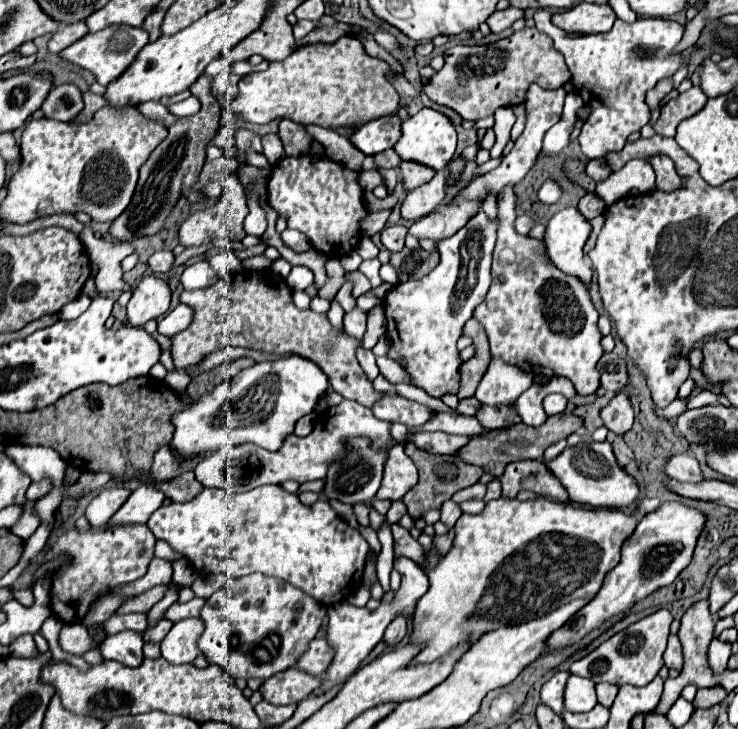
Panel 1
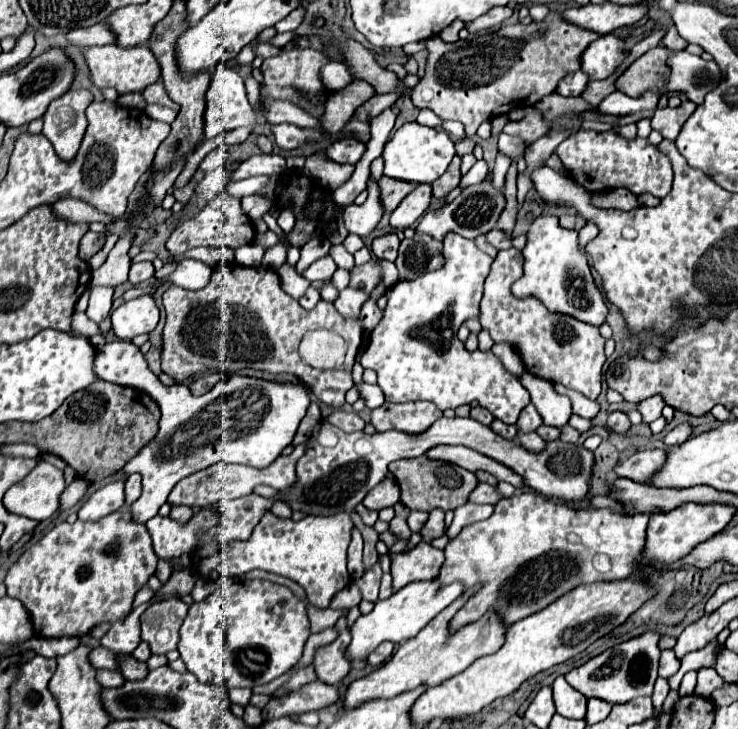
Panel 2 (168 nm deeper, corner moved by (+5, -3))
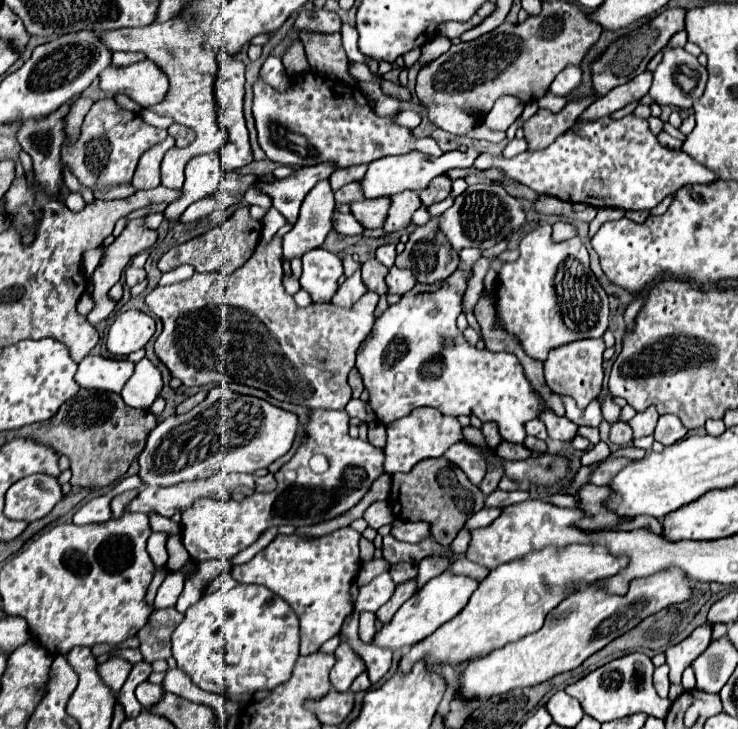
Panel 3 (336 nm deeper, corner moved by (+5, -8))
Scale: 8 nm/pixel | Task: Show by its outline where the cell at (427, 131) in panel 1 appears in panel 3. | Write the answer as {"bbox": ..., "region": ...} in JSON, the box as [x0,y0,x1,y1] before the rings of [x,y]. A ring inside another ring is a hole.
{"bbox":[362,148,478,198],"region":[[[468,148],[468,152],[450,150],[450,152],[444,152],[438,158],[428,158],[428,156],[424,156],[422,152],[416,152],[416,150],[412,150],[412,152],[404,154],[404,156],[384,156],[380,160],[374,160],[372,164],[368,164],[368,172],[366,172],[364,180],[362,180],[364,196],[366,198],[394,196],[394,194],[404,192],[404,190],[416,190],[416,192],[420,192],[420,190],[428,188],[428,184],[436,176],[440,176],[440,174],[452,170],[452,168],[470,168],[476,156],[478,156],[478,152],[472,150],[472,148]]]}

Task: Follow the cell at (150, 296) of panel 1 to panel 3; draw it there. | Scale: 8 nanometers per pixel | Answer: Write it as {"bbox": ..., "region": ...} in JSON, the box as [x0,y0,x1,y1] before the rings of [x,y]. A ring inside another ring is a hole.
{"bbox":[106,310,156,356],"region":[[[126,310],[116,316],[114,324],[110,326],[106,346],[116,356],[128,356],[134,350],[146,346],[156,330],[154,318],[140,310]]]}

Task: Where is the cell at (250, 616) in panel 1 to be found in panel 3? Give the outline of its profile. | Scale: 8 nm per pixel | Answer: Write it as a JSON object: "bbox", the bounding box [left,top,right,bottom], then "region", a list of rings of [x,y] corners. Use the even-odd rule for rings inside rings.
{"bbox":[172,584,300,696],"region":[[[238,584],[228,592],[214,592],[210,596],[202,596],[194,606],[186,610],[184,620],[172,634],[172,656],[176,664],[186,676],[206,692],[218,692],[226,696],[252,694],[256,690],[272,690],[284,680],[292,676],[292,668],[300,656],[300,620],[296,620],[296,612],[292,612],[286,600],[280,600],[272,590],[260,584]],[[248,676],[264,676],[264,684],[242,684]]]}

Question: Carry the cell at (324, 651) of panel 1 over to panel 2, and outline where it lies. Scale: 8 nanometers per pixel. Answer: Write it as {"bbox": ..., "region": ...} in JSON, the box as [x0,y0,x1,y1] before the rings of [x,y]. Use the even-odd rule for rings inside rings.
{"bbox":[314,617,350,685],"region":[[[342,617],[336,623],[336,627],[340,631],[338,639],[334,643],[318,649],[314,655],[318,679],[328,685],[340,683],[350,673],[350,661],[346,659],[346,647],[350,645],[350,631],[346,629],[346,617]]]}

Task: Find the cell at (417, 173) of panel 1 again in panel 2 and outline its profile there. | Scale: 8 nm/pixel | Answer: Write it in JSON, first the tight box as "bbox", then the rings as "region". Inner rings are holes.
{"bbox":[378,179,416,213],"region":[[[380,179],[378,181],[380,187],[380,201],[386,213],[392,213],[400,201],[408,195],[408,191],[412,191],[416,185],[414,183],[400,183],[398,179]]]}

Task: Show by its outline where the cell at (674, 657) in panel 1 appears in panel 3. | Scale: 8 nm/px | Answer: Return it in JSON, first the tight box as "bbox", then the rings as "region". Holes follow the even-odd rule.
{"bbox":[654,664,670,698],"region":[[[662,664],[654,670],[654,688],[658,692],[658,696],[668,698],[668,690],[670,690],[670,680],[668,680],[668,666]]]}

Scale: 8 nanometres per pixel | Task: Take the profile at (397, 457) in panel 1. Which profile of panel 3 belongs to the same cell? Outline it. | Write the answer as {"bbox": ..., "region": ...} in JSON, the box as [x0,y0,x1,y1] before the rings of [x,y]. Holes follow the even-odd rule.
{"bbox":[364,500,394,530],"region":[[[384,500],[384,502],[374,502],[374,504],[364,512],[364,520],[368,522],[370,528],[378,530],[378,528],[384,526],[384,524],[392,524],[392,522],[394,522],[394,514],[392,514],[390,504]]]}

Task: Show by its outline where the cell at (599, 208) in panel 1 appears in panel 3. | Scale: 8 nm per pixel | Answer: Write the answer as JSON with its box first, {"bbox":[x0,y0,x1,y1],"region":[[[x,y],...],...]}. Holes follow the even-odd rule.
{"bbox":[552,222,576,242],"region":[[[556,222],[554,224],[554,234],[552,234],[552,240],[554,242],[562,242],[562,240],[568,240],[568,238],[574,238],[576,236],[576,228],[570,224],[570,222]]]}

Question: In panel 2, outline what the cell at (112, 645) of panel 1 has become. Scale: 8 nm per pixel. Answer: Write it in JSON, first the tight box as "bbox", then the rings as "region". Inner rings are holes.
{"bbox":[120,655,148,681],"region":[[[120,655],[120,659],[124,659],[122,675],[124,675],[128,681],[142,681],[142,679],[148,675],[146,663],[136,661],[132,655]]]}

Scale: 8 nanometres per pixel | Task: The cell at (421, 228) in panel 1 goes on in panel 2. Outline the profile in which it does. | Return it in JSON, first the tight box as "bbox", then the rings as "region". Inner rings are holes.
{"bbox":[416,181,506,241],"region":[[[484,181],[480,185],[466,187],[450,205],[442,205],[436,211],[428,211],[420,219],[420,225],[416,227],[416,231],[424,231],[438,241],[442,241],[446,237],[446,233],[458,233],[466,239],[476,239],[478,235],[486,235],[488,231],[492,231],[496,227],[496,221],[498,221],[500,213],[504,211],[504,207],[506,207],[504,193],[500,189],[496,189],[492,183]]]}

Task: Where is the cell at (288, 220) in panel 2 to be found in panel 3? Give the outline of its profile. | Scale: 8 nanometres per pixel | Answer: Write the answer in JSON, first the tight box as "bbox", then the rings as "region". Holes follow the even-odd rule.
{"bbox":[260,164,336,226],"region":[[[314,164],[312,168],[298,168],[292,176],[276,180],[274,184],[262,184],[260,188],[272,196],[274,208],[278,208],[286,222],[294,226],[304,196],[320,180],[328,180],[334,170],[336,164]]]}

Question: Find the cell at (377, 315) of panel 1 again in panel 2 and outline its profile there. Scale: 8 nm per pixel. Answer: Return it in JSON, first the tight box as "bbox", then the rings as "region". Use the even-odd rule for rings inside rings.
{"bbox":[354,357,384,409],"region":[[[360,357],[354,363],[354,385],[356,385],[358,393],[360,393],[360,399],[364,399],[366,407],[368,409],[376,409],[376,407],[380,407],[384,403],[384,397],[380,395],[380,387],[368,385],[364,381],[361,373],[364,372],[364,368],[361,366],[359,360]]]}

